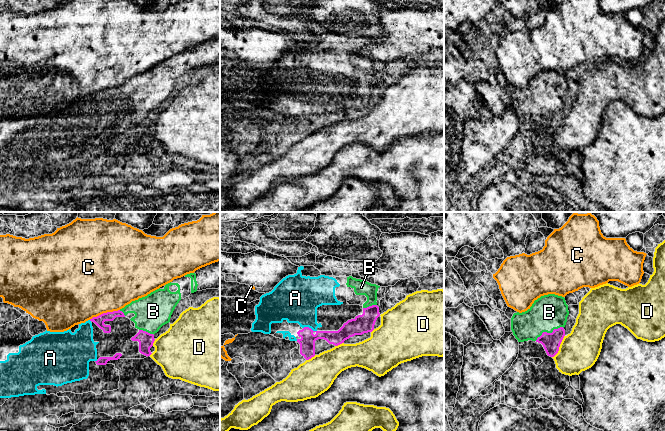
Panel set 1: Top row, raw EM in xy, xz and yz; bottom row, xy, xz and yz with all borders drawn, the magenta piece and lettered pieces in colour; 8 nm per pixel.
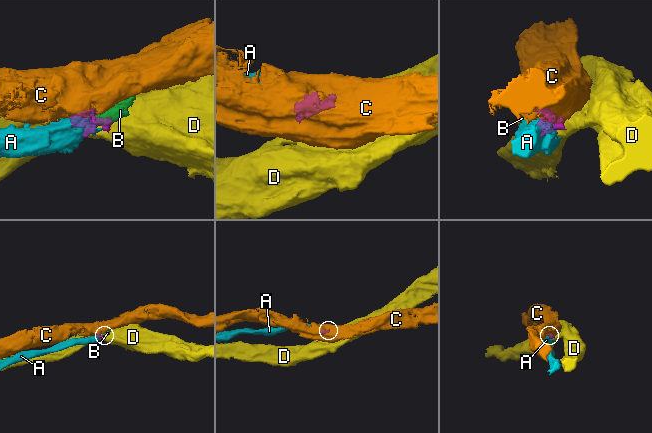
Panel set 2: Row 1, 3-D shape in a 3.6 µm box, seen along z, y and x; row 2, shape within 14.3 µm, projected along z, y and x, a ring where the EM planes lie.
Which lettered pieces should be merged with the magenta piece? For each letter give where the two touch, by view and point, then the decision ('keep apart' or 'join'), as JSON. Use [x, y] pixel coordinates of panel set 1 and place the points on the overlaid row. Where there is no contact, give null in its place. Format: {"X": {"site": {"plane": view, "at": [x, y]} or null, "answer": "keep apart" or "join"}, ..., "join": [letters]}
{"A": {"site": {"plane": "xz", "at": [310, 328]}, "answer": "join"}, "B": {"site": {"plane": "yz", "at": [549, 333]}, "answer": "join"}, "C": {"site": {"plane": "xy", "at": [104, 313]}, "answer": "keep apart"}, "D": {"site": {"plane": "yz", "at": [559, 346]}, "answer": "keep apart"}, "join": ["A", "B"]}

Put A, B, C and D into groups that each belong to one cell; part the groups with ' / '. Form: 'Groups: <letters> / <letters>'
Groups: A B / C / D

